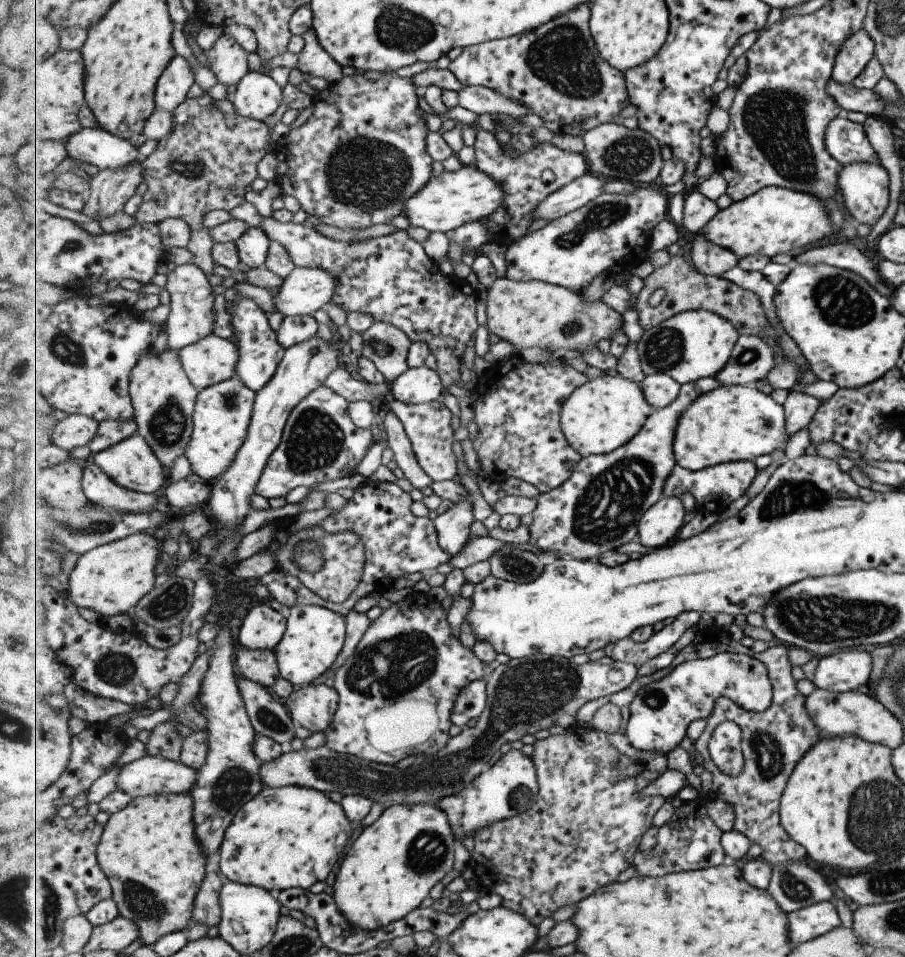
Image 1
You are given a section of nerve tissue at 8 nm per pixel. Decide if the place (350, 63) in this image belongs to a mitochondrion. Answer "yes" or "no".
no

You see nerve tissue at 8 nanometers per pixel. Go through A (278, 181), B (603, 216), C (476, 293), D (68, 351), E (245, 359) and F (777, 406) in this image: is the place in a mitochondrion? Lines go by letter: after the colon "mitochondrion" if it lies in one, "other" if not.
A: other
B: mitochondrion
C: other
D: mitochondrion
E: other
F: other

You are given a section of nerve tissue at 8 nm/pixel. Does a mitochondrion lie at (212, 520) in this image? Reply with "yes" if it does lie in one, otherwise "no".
no

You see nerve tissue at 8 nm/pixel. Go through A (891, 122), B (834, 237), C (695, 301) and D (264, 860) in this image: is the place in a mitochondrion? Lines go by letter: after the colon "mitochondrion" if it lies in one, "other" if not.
A: other
B: other
C: other
D: other

